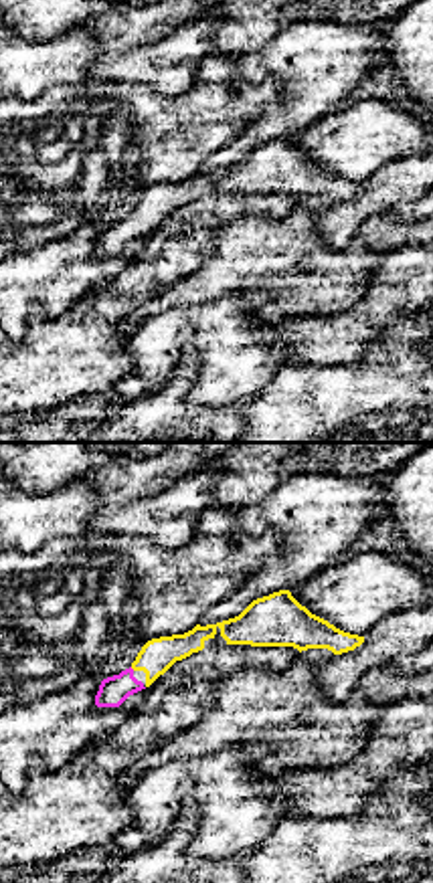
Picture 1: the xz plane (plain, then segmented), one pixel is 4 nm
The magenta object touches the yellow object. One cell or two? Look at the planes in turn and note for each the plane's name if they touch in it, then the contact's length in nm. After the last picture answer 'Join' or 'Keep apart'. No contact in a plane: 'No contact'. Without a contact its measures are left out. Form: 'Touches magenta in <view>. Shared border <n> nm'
No contact

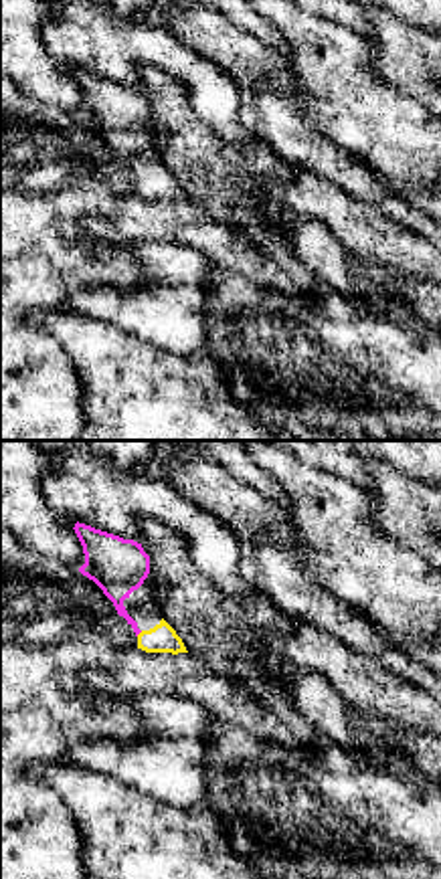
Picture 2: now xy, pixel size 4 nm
Touches magenta in xy. Shared border 40 nm

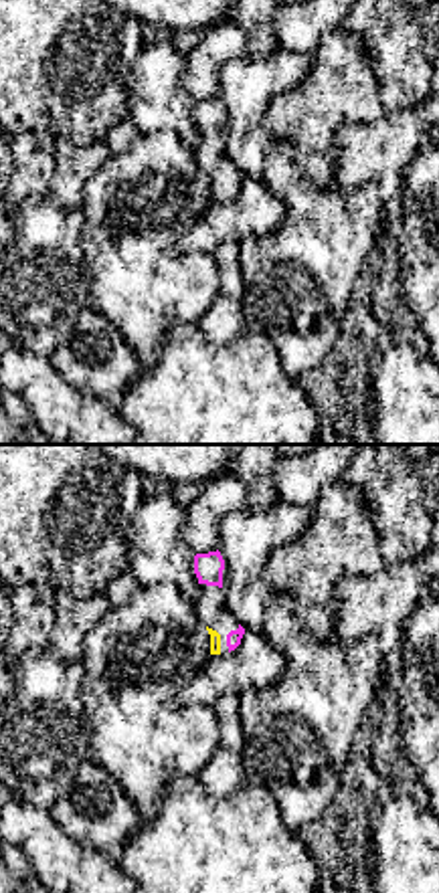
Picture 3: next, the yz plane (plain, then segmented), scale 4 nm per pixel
No contact

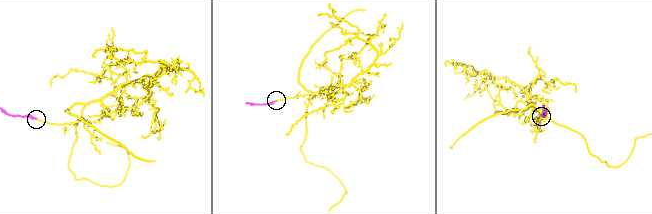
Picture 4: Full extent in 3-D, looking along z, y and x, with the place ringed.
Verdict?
Join

